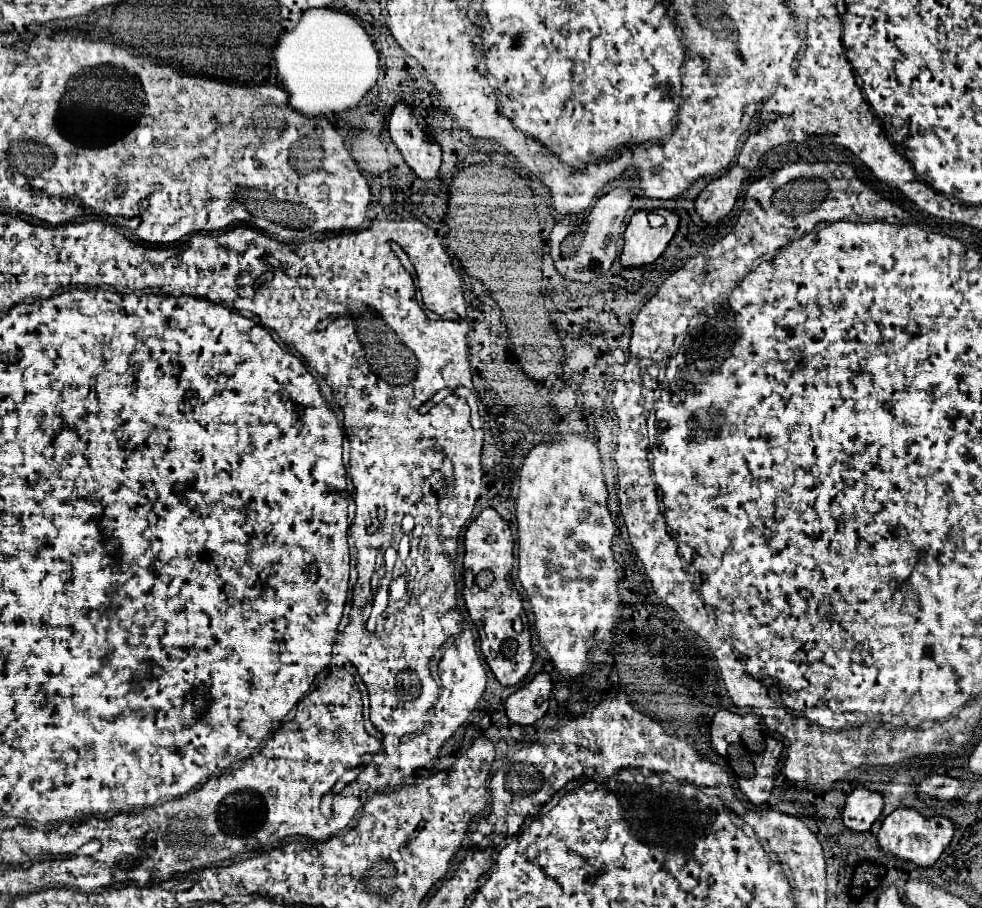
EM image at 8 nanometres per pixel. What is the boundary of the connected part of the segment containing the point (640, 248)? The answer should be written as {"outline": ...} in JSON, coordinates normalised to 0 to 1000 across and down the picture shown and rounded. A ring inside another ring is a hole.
{"outline":[[[668,231],[676,238],[676,249],[662,251],[660,236],[648,233],[635,256],[635,273],[631,280],[633,295],[652,295],[664,291],[680,271],[690,253],[690,238],[680,231]]]}

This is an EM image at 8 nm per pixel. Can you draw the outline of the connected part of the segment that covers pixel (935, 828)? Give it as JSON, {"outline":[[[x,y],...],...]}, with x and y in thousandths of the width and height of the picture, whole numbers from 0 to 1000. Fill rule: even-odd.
{"outline":[[[914,890],[912,894],[908,894],[906,899],[900,901],[898,912],[892,923],[894,923],[894,932],[900,941],[910,943],[921,949],[929,949],[935,956],[945,956],[963,936],[963,932],[969,925],[969,919],[971,919],[971,907],[965,901],[957,901],[957,899],[941,901],[939,896],[935,896],[927,890]]]}

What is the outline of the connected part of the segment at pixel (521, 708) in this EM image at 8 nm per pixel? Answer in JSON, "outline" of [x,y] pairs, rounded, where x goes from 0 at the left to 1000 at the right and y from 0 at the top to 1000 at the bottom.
{"outline":[[[556,740],[546,742],[542,751],[538,751],[534,758],[530,758],[527,762],[523,762],[513,780],[515,780],[515,789],[530,800],[538,800],[544,797],[546,793],[550,793],[556,782],[558,782],[558,769],[560,769],[560,760],[562,760],[562,749]]]}

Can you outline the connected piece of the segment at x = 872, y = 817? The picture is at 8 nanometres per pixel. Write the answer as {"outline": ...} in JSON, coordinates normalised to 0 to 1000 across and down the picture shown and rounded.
{"outline":[[[874,866],[862,881],[857,905],[870,916],[884,916],[898,896],[898,877]]]}

